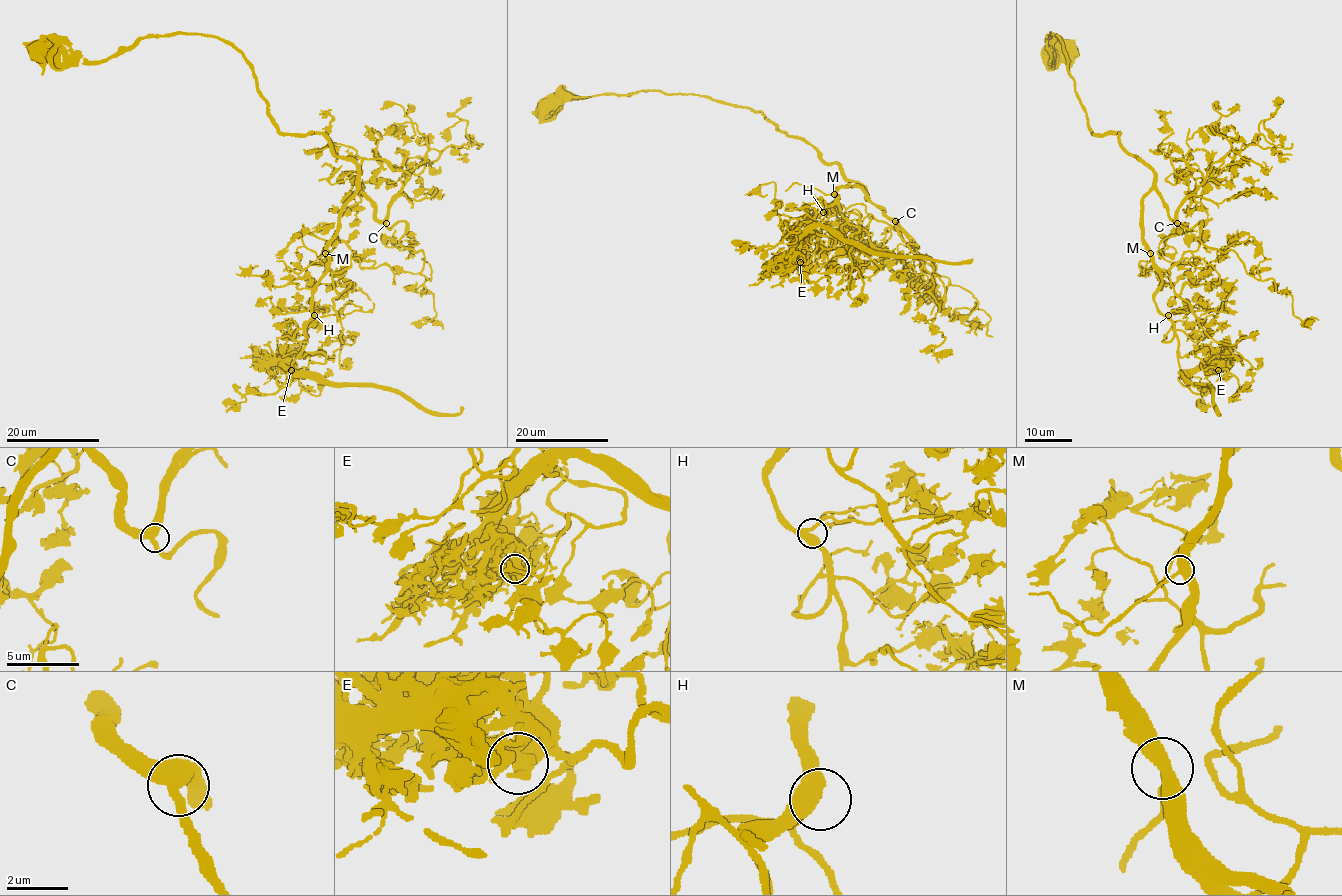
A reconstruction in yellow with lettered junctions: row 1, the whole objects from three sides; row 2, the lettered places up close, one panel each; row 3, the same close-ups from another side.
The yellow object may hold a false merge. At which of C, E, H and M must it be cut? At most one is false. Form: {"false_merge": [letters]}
{"false_merge": ["E"]}

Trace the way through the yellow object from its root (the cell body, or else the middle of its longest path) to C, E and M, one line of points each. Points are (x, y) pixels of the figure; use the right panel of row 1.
C: (1064, 51), (1050, 62), (1050, 34), (1062, 42), (1087, 127), (1119, 133), (1177, 223)
E: (1064, 51), (1050, 62), (1050, 34), (1087, 127), (1154, 174), (1155, 306), (1179, 354), (1218, 370)
M: (1064, 51), (1050, 62), (1050, 34), (1062, 42), (1087, 127), (1119, 133), (1154, 174), (1142, 200), (1151, 253)

